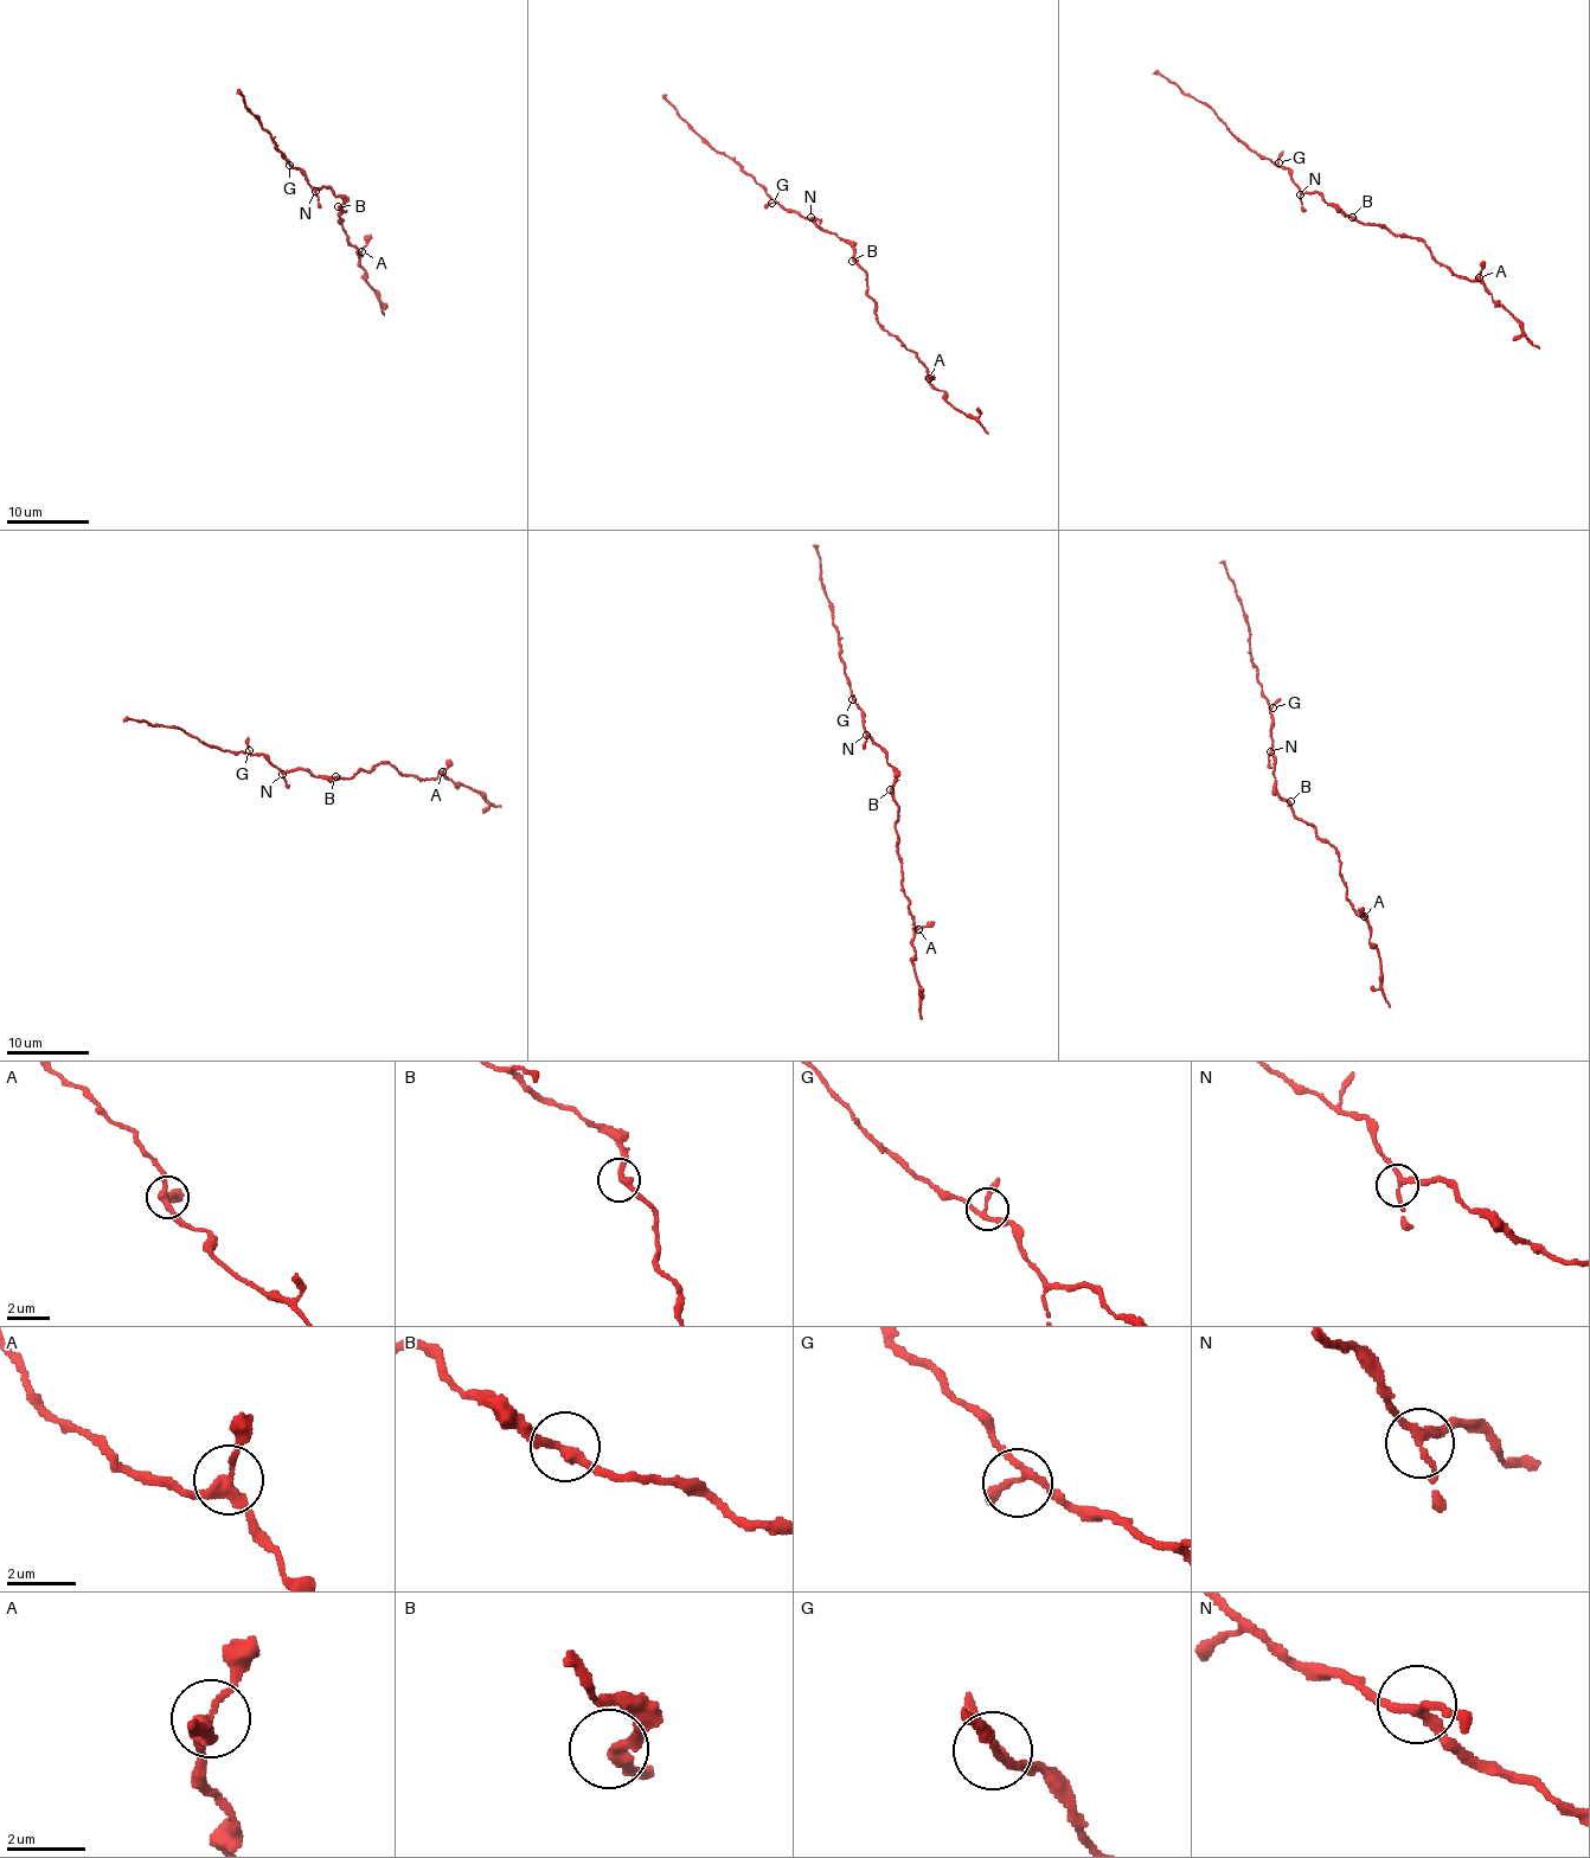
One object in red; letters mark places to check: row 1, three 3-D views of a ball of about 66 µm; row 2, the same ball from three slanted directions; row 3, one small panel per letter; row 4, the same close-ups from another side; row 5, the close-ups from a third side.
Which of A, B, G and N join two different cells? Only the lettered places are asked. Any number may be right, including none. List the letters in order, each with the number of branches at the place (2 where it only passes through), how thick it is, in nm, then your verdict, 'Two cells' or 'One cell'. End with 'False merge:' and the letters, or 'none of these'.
A: Branches: 3. Thickness 280 nm. One cell
B: Branches: 2. Thickness 280 nm. One cell
G: Branches: 3. Thickness 170 nm. One cell
N: Branches: 3. Thickness 200 nm. One cell
False merge: none of these

